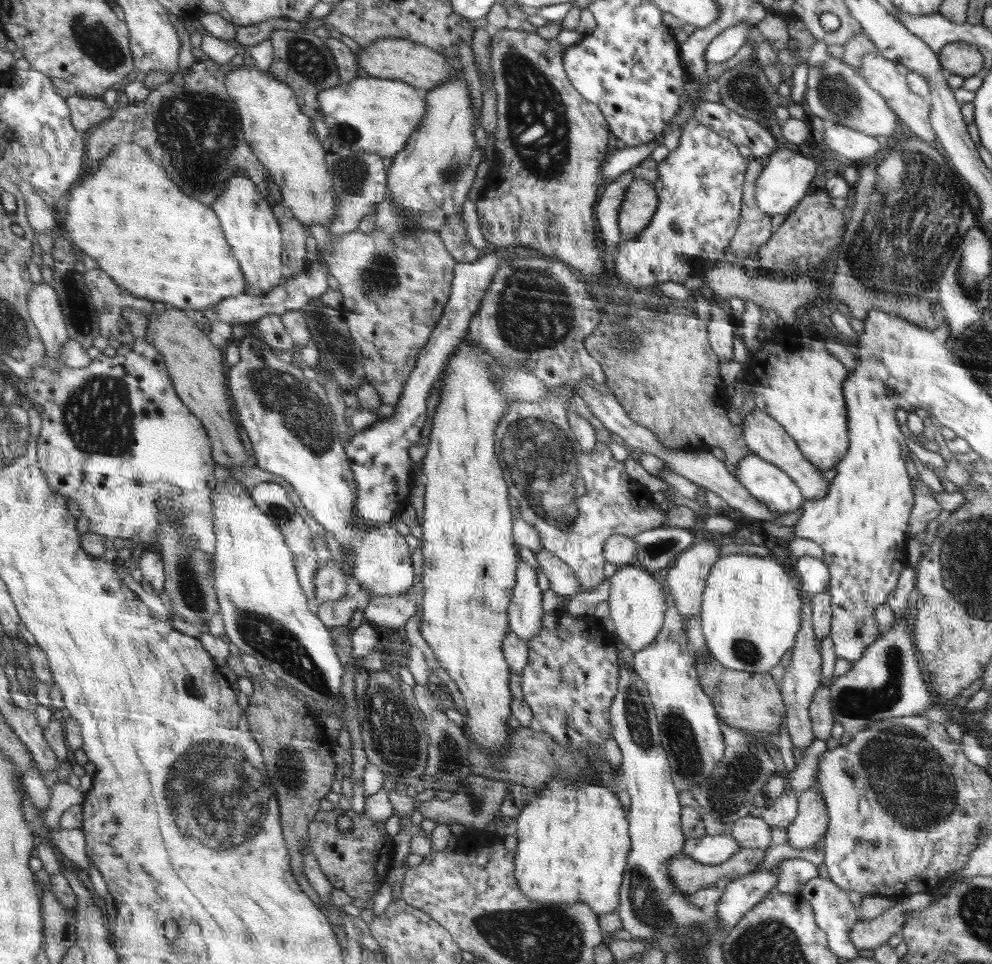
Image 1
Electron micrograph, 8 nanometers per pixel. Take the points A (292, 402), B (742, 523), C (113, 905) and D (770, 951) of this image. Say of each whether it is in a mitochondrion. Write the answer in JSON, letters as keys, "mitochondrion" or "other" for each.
{"A":"mitochondrion","B":"other","C":"other","D":"mitochondrion"}

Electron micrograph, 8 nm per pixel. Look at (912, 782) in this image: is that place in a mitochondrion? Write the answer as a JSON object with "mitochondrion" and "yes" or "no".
{"mitochondrion":"yes"}

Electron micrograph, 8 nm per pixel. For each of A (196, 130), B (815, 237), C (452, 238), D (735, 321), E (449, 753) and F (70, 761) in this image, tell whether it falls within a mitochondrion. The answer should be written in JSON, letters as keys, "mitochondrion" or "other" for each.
{"A":"mitochondrion","B":"other","C":"other","D":"other","E":"mitochondrion","F":"other"}

